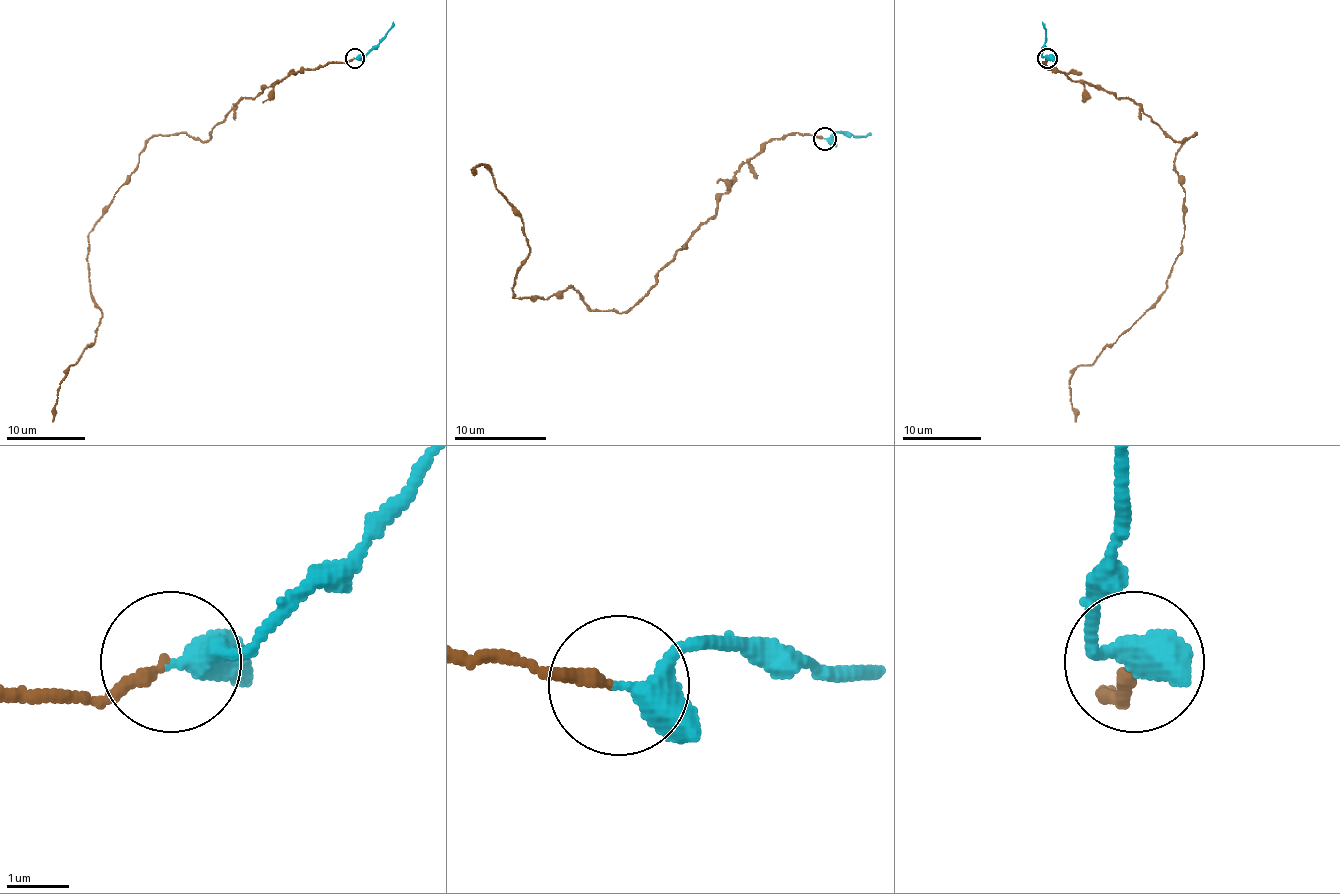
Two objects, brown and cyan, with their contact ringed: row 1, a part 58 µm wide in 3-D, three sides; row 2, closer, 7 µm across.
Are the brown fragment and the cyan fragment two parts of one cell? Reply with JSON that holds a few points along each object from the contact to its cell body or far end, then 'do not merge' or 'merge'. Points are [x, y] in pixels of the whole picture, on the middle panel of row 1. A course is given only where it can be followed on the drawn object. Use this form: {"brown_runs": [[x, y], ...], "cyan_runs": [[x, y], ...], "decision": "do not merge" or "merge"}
{"brown_runs": [[824, 139], [771, 139], [626, 311], [594, 311], [571, 286], [514, 297], [523, 219], [491, 171], [472, 171]], "cyan_runs": [[824, 139], [838, 132], [854, 136], [870, 132]], "decision": "merge"}

